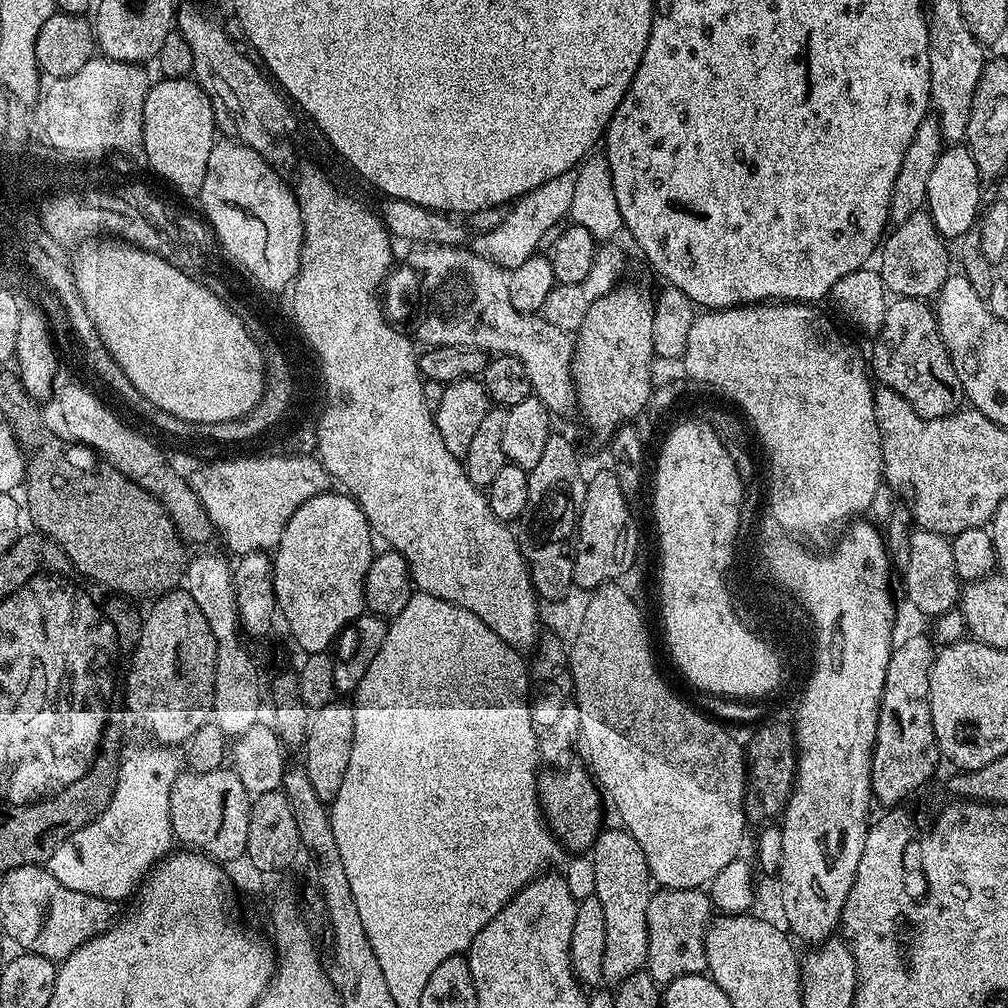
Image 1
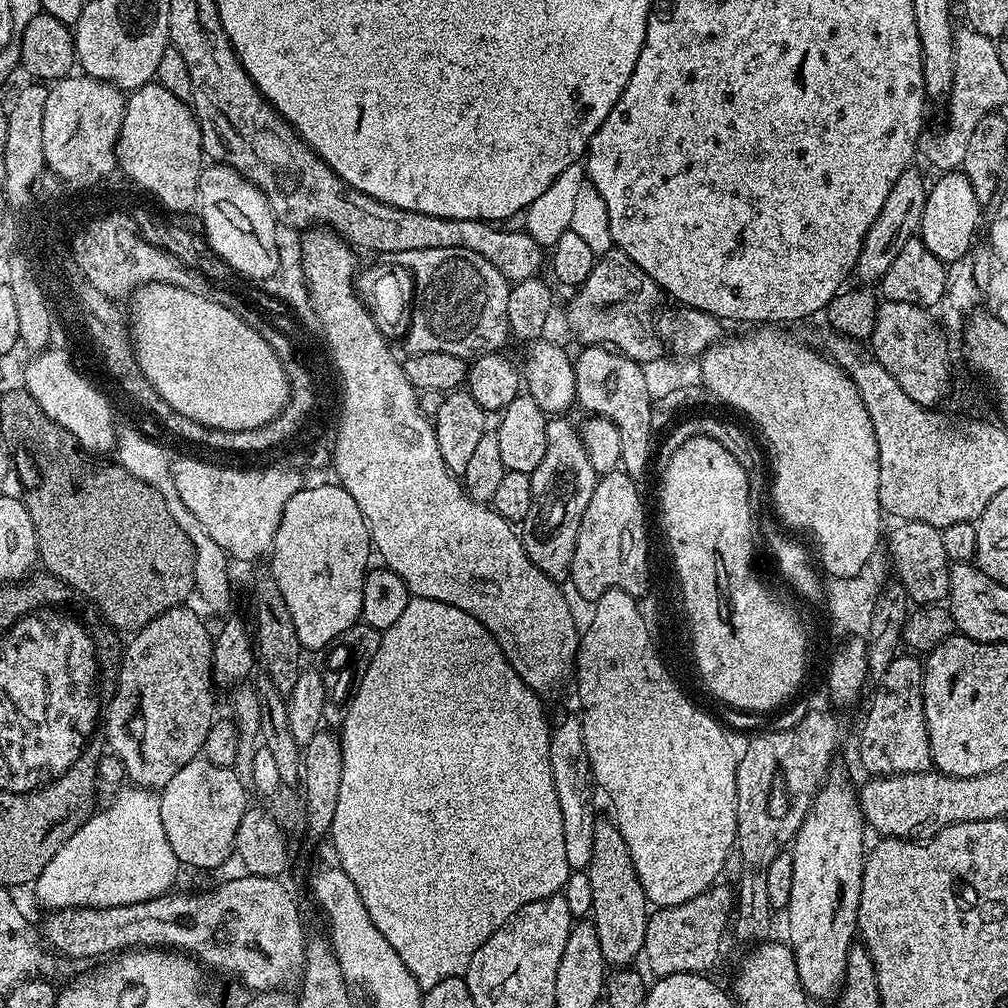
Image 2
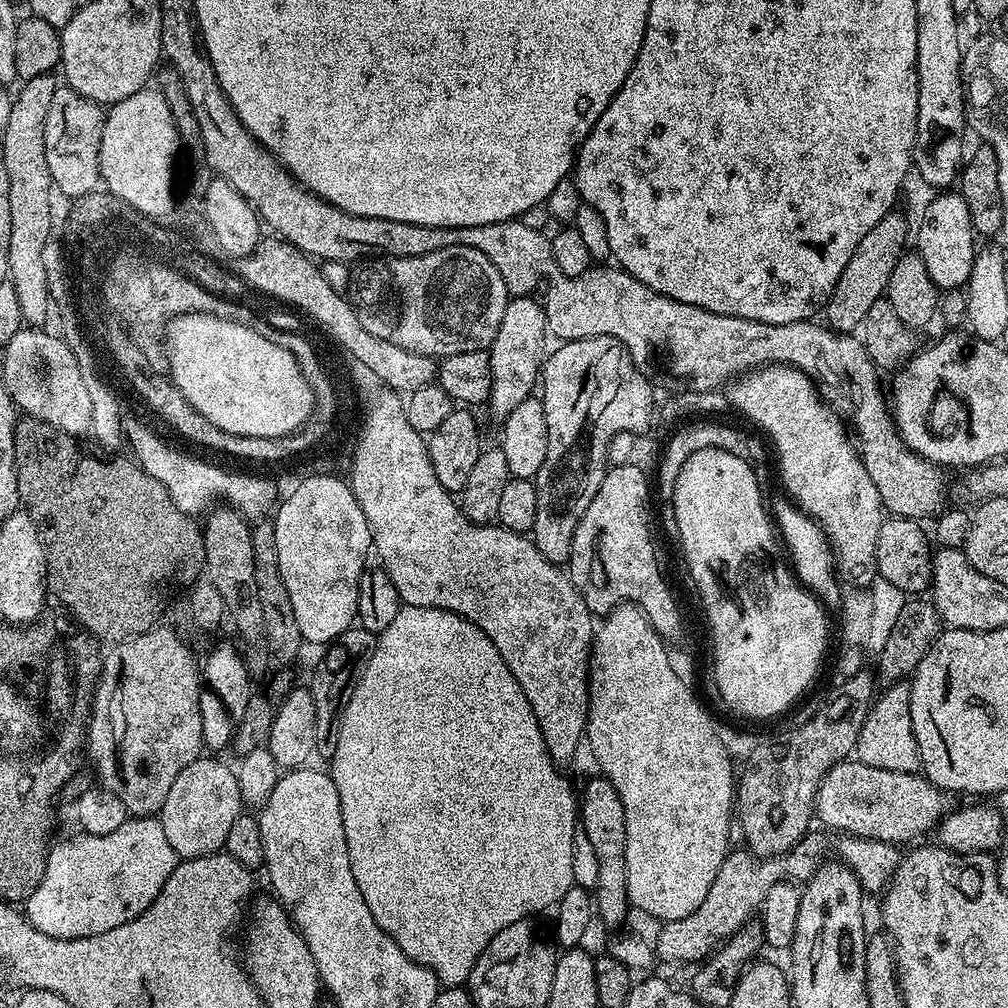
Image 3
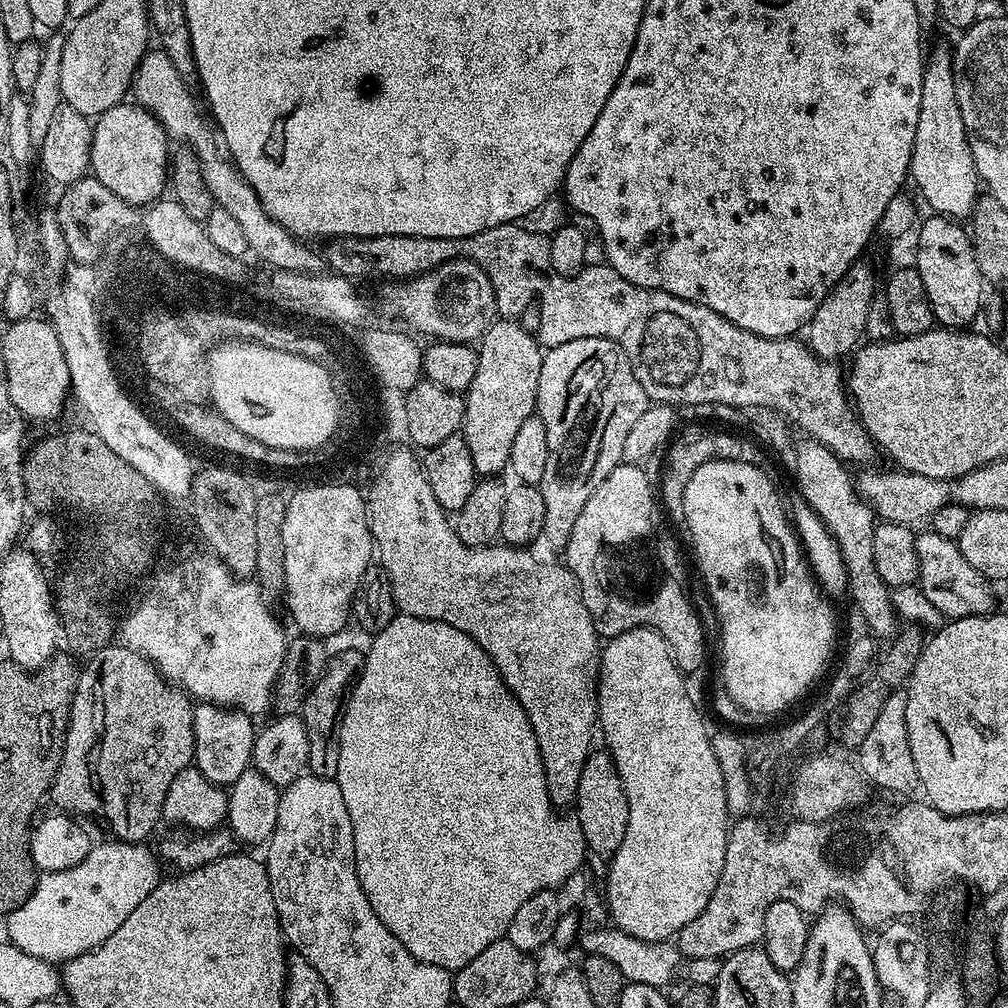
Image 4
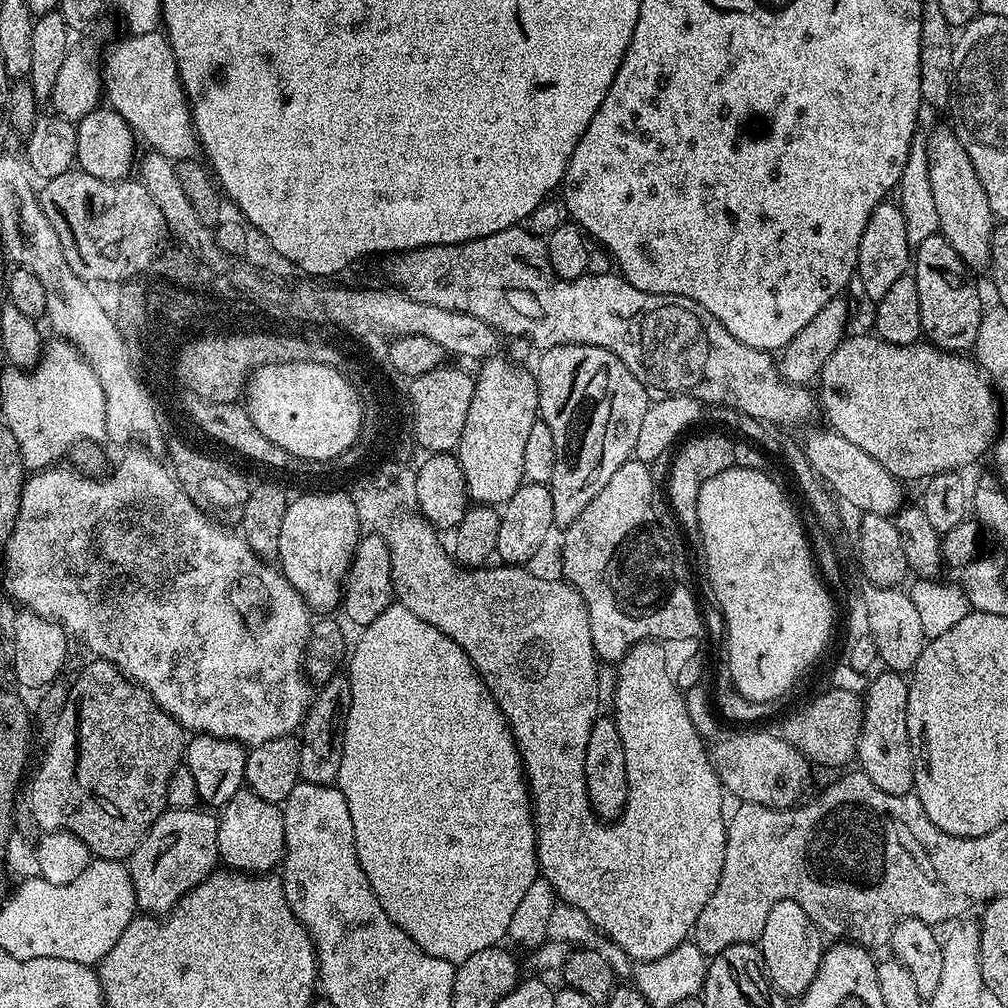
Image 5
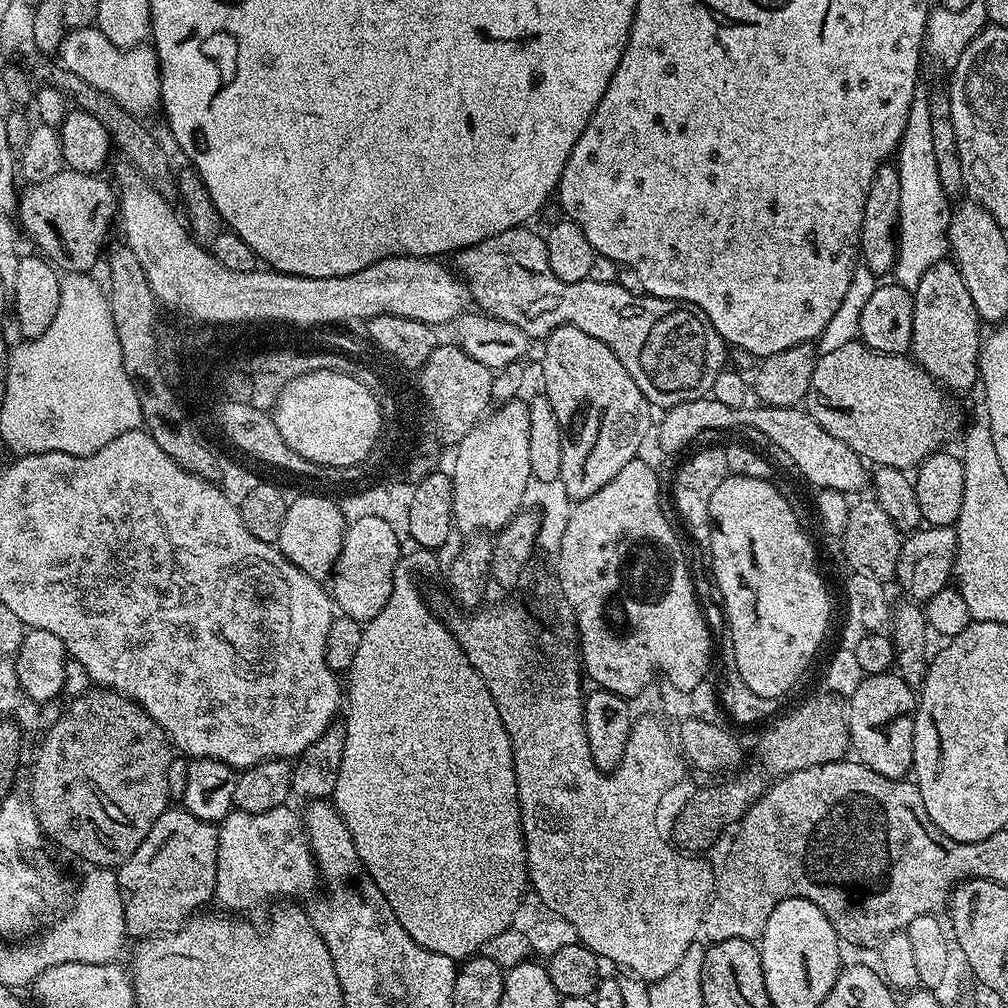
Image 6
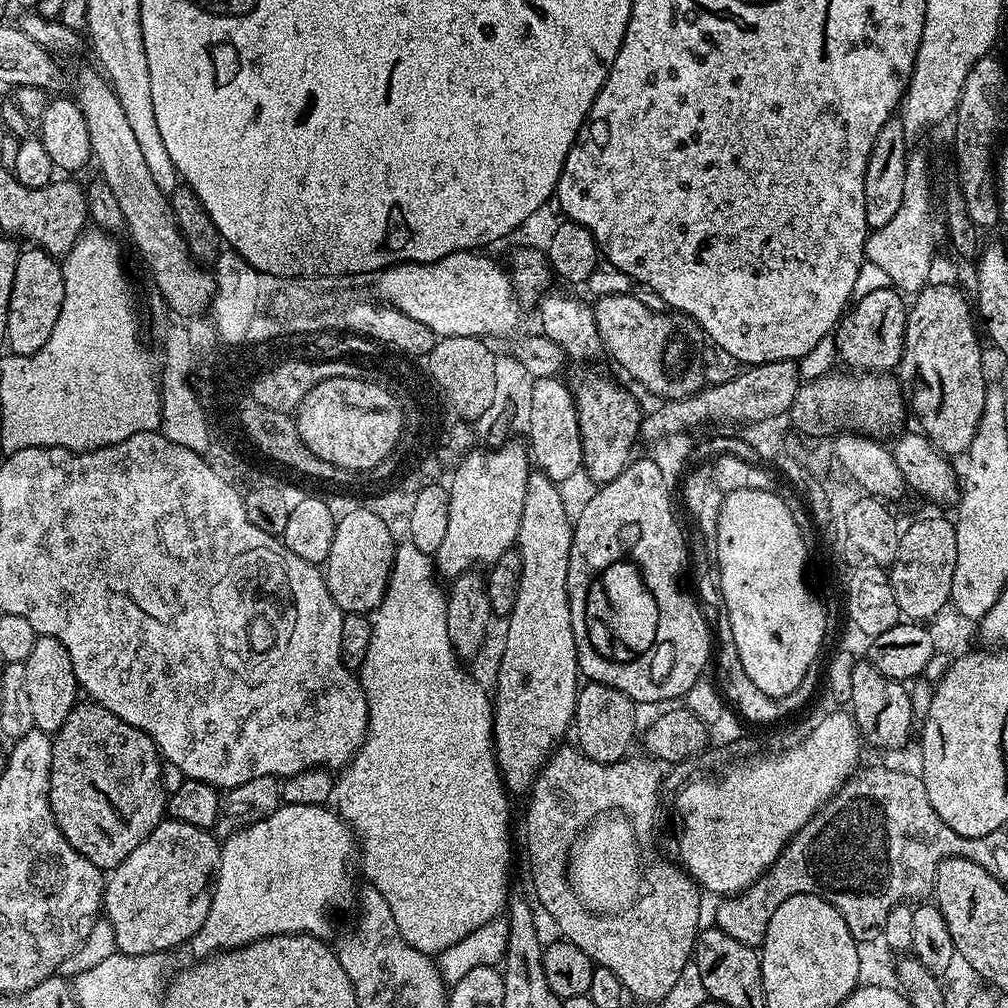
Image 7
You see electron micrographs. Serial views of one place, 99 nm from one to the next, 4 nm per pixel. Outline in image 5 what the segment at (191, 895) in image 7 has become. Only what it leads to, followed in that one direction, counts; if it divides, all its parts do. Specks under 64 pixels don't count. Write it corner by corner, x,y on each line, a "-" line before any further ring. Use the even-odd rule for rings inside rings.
199,807
168,808
156,819
146,838
142,838
126,861
134,882
136,906
141,913
157,918
167,916
190,889
217,871
219,825
219,819
211,811

